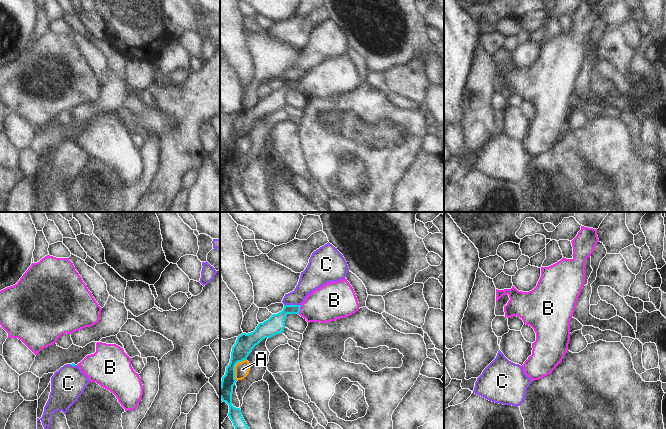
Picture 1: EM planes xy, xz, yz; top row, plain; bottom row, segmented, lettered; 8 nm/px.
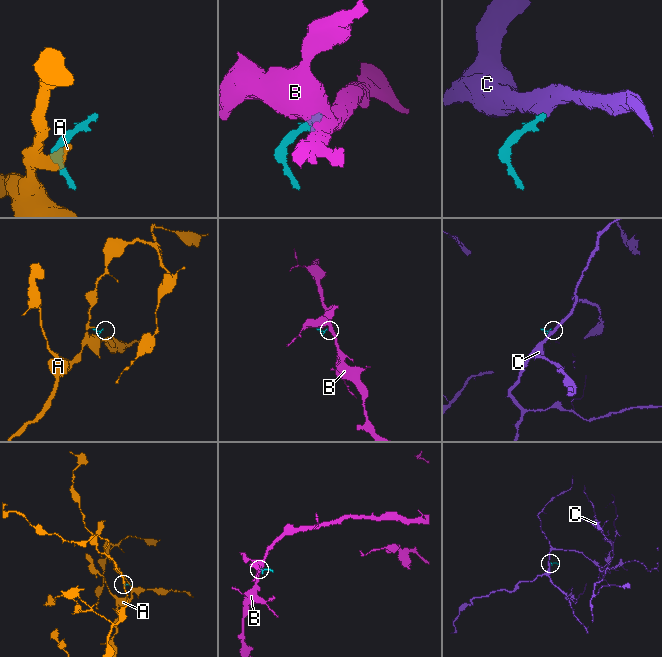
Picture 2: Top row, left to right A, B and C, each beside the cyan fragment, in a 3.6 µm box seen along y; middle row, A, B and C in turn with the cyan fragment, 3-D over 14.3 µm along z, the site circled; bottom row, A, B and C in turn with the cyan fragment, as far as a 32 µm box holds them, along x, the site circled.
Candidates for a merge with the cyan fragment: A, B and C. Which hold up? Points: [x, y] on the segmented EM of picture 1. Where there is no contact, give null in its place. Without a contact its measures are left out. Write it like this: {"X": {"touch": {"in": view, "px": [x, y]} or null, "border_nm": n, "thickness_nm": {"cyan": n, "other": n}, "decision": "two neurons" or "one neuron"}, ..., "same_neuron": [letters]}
{"A": {"touch": {"in": "xz", "px": [234, 367]}, "border_nm": 190, "thickness_nm": {"cyan": 150, "other": 120}, "decision": "two neurons"}, "B": {"touch": {"in": "xz", "px": [299, 309]}, "border_nm": 80, "thickness_nm": {"cyan": 150, "other": 300}, "decision": "one neuron"}, "C": {"touch": {"in": "xz", "px": [292, 305]}, "border_nm": 140, "thickness_nm": {"cyan": 150, "other": 170}, "decision": "two neurons"}, "same_neuron": ["B"]}

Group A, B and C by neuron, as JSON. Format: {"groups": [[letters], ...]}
{"groups": [["A"], ["B"], ["C"]]}

